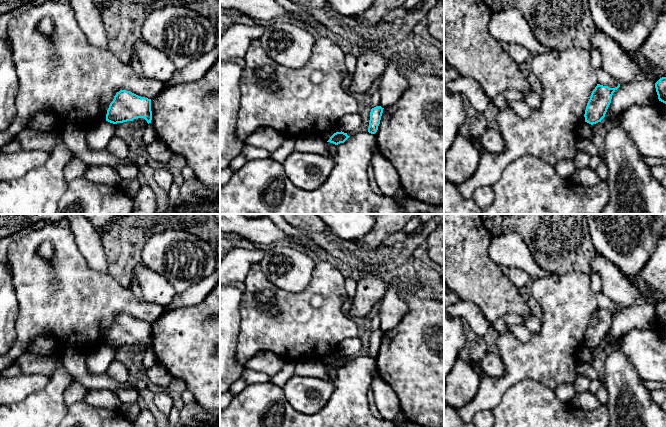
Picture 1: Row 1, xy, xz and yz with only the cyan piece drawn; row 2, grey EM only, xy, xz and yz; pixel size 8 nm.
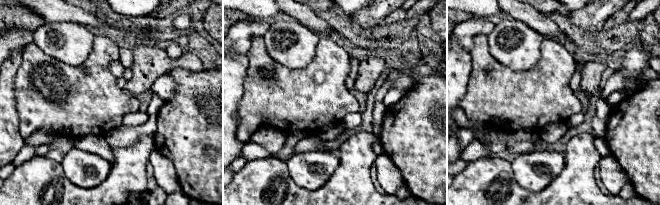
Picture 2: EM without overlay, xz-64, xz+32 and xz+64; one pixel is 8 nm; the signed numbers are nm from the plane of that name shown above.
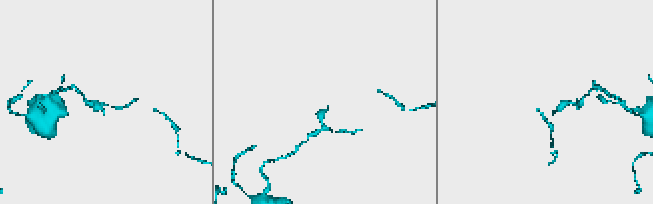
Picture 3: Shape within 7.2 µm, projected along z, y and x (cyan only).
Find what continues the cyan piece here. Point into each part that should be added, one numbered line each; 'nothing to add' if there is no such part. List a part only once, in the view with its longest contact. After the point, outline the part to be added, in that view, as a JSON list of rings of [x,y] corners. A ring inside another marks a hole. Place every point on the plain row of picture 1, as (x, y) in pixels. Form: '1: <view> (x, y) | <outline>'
nothing to add

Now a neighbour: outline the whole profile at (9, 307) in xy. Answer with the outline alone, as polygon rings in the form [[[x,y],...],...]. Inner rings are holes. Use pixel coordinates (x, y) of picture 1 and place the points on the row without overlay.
[[[0,260],[0,355],[6,355],[16,342],[15,323],[19,304],[7,263]]]

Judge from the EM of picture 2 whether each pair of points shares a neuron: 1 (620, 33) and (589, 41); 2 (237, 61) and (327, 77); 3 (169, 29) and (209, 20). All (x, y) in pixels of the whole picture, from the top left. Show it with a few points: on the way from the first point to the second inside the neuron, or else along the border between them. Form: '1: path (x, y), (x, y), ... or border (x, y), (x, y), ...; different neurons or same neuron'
1: path (612, 40), (597, 41); same neuron
2: border (247, 55), (248, 68), (242, 86); different neurons
3: border (206, 10), (201, 19); different neurons

